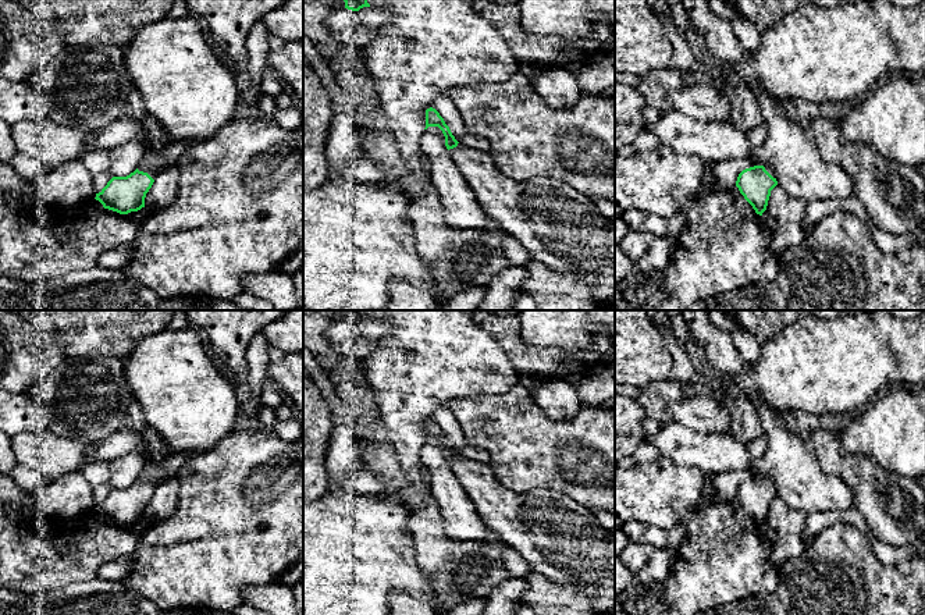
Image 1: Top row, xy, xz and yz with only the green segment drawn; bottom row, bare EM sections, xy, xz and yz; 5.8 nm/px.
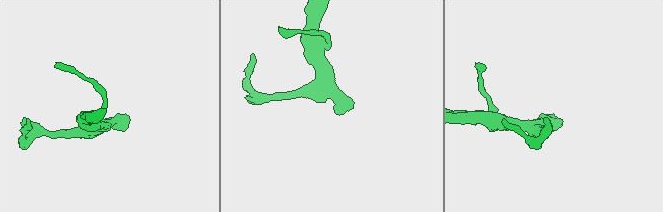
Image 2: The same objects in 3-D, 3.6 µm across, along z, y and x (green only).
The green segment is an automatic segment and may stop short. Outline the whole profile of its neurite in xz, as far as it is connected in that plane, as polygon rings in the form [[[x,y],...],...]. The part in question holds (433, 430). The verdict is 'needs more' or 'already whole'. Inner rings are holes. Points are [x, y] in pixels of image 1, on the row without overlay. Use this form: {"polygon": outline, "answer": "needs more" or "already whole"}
{"polygon": [[[433,419],[426,422],[424,441],[428,438],[442,442],[451,470],[491,533],[524,558],[533,572],[556,584],[584,589],[597,614],[615,615],[615,534],[588,508],[552,490],[534,488],[526,494],[510,491],[495,477],[491,465],[458,454]]], "answer": "needs more"}

